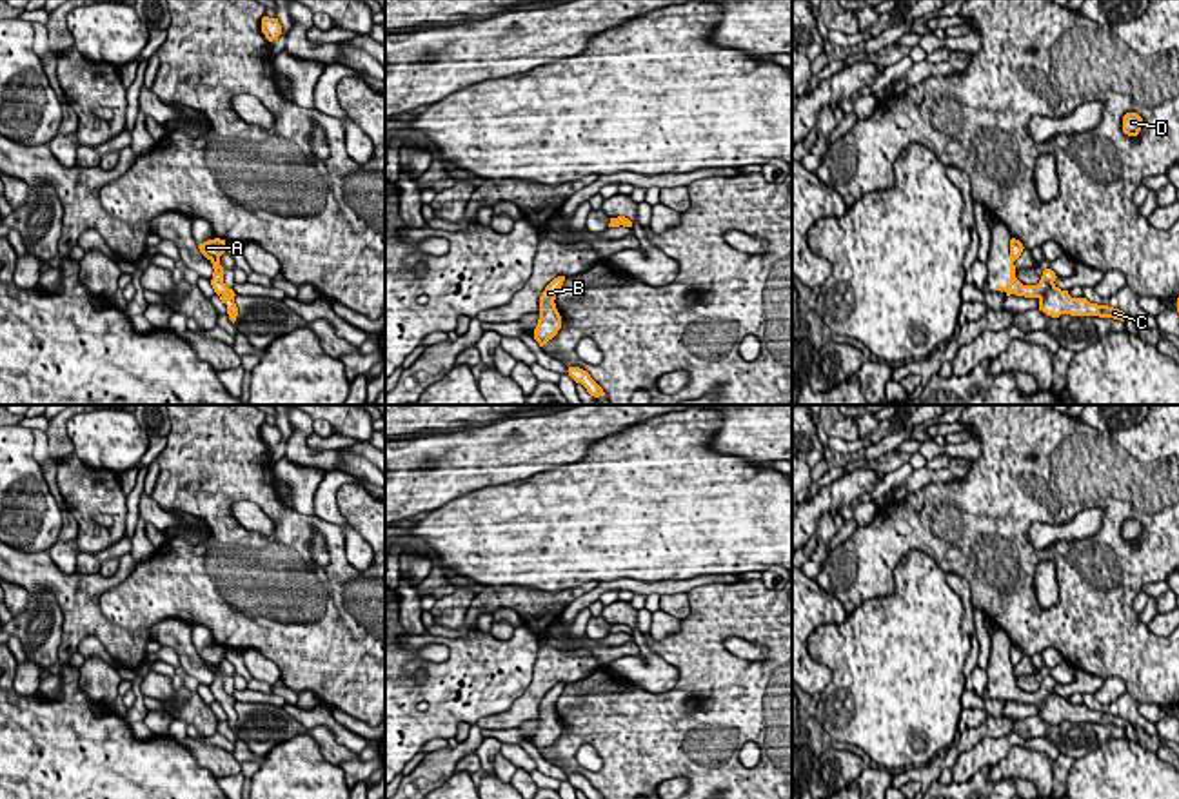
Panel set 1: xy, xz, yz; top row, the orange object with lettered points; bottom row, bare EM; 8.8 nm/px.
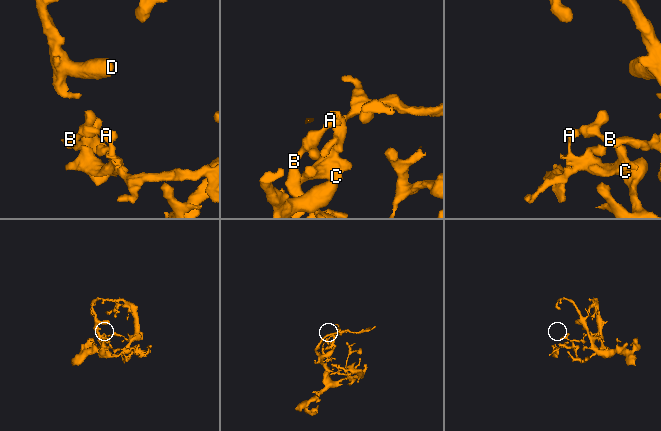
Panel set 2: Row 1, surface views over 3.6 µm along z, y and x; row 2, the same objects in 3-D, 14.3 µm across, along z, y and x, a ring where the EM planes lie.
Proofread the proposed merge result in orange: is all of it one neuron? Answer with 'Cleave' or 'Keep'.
Cleave

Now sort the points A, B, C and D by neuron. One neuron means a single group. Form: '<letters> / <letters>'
A B D / C

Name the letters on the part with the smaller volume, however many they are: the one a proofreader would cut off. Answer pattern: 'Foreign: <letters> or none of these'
Foreign: C

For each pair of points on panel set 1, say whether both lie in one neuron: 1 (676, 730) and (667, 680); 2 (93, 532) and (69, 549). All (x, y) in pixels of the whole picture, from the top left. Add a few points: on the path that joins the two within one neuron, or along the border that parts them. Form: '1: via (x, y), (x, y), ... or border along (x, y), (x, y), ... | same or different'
1: border along (680, 672), (665, 692), (629, 681) | different
2: border along (75, 540), (79, 551) | different

